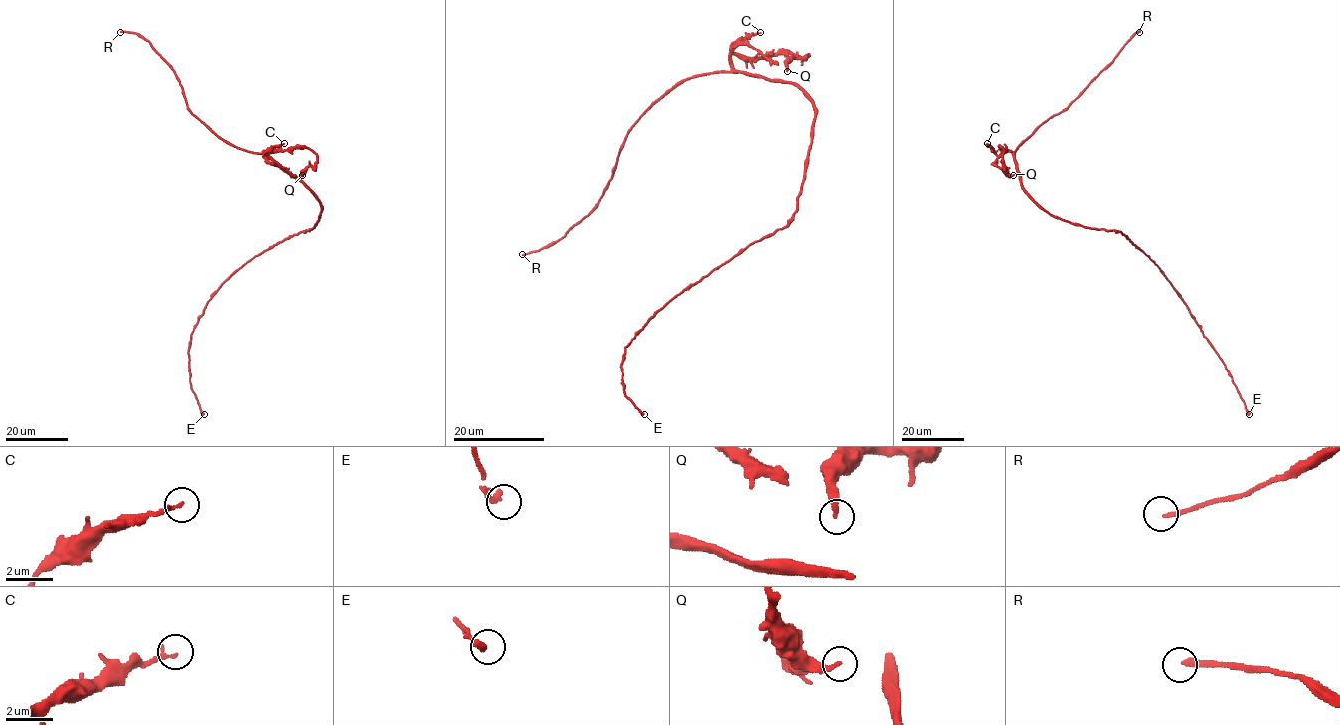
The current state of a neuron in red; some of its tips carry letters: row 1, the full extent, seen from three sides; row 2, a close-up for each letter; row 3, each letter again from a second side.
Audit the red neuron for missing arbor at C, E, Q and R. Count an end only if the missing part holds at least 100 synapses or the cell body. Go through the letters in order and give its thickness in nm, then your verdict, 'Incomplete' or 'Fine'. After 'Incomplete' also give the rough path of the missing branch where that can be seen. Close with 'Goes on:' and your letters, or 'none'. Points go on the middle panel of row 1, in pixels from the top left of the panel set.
C: Thickness 160 nm. Fine
E: Thickness 280 nm. Fine
Q: Thickness 260 nm. Fine
R: Thickness 200 nm. Incomplete
Goes on: R

